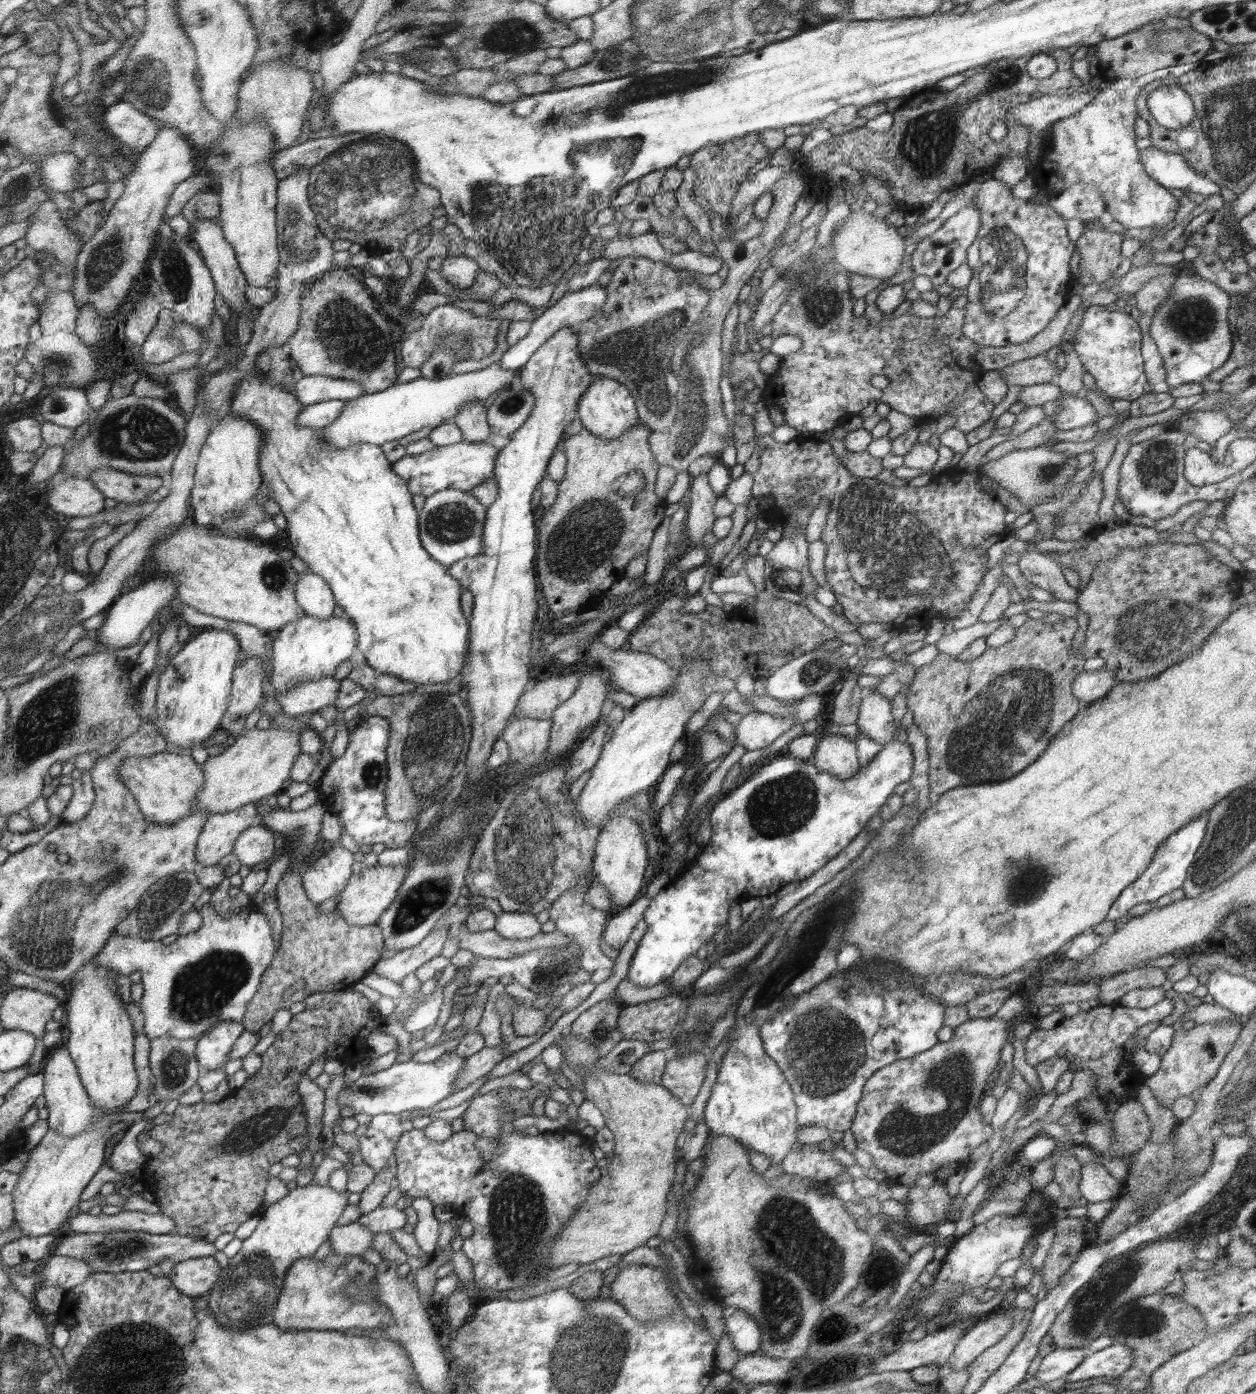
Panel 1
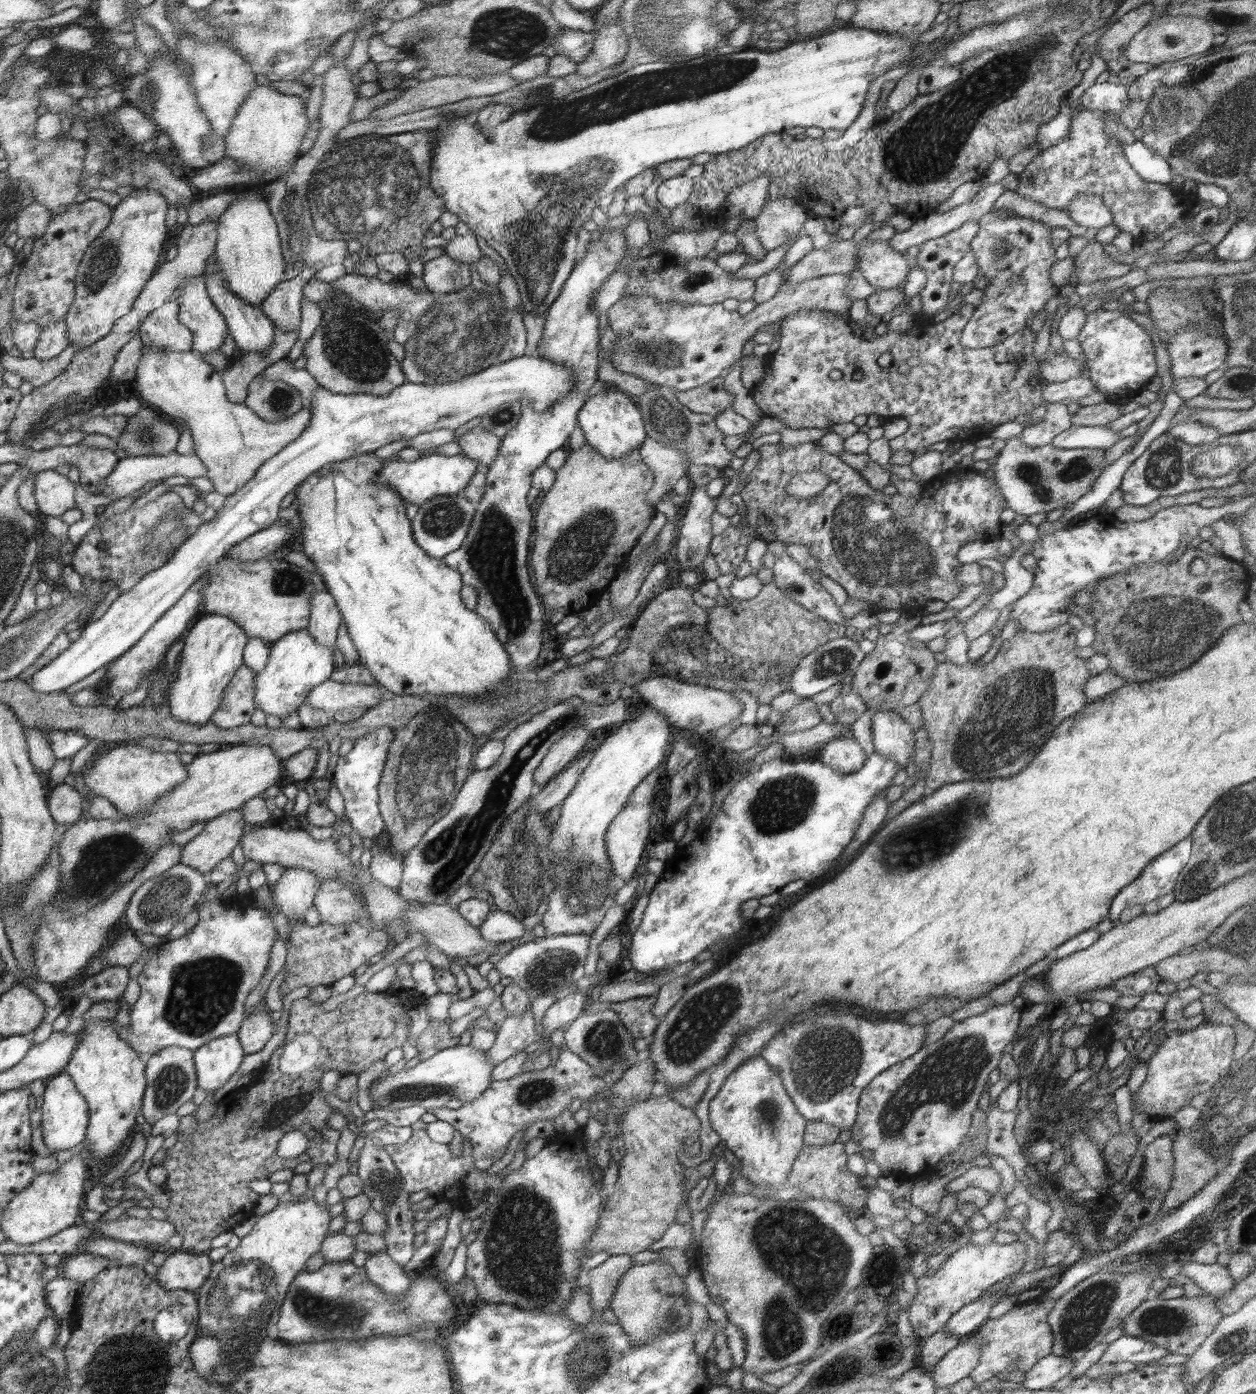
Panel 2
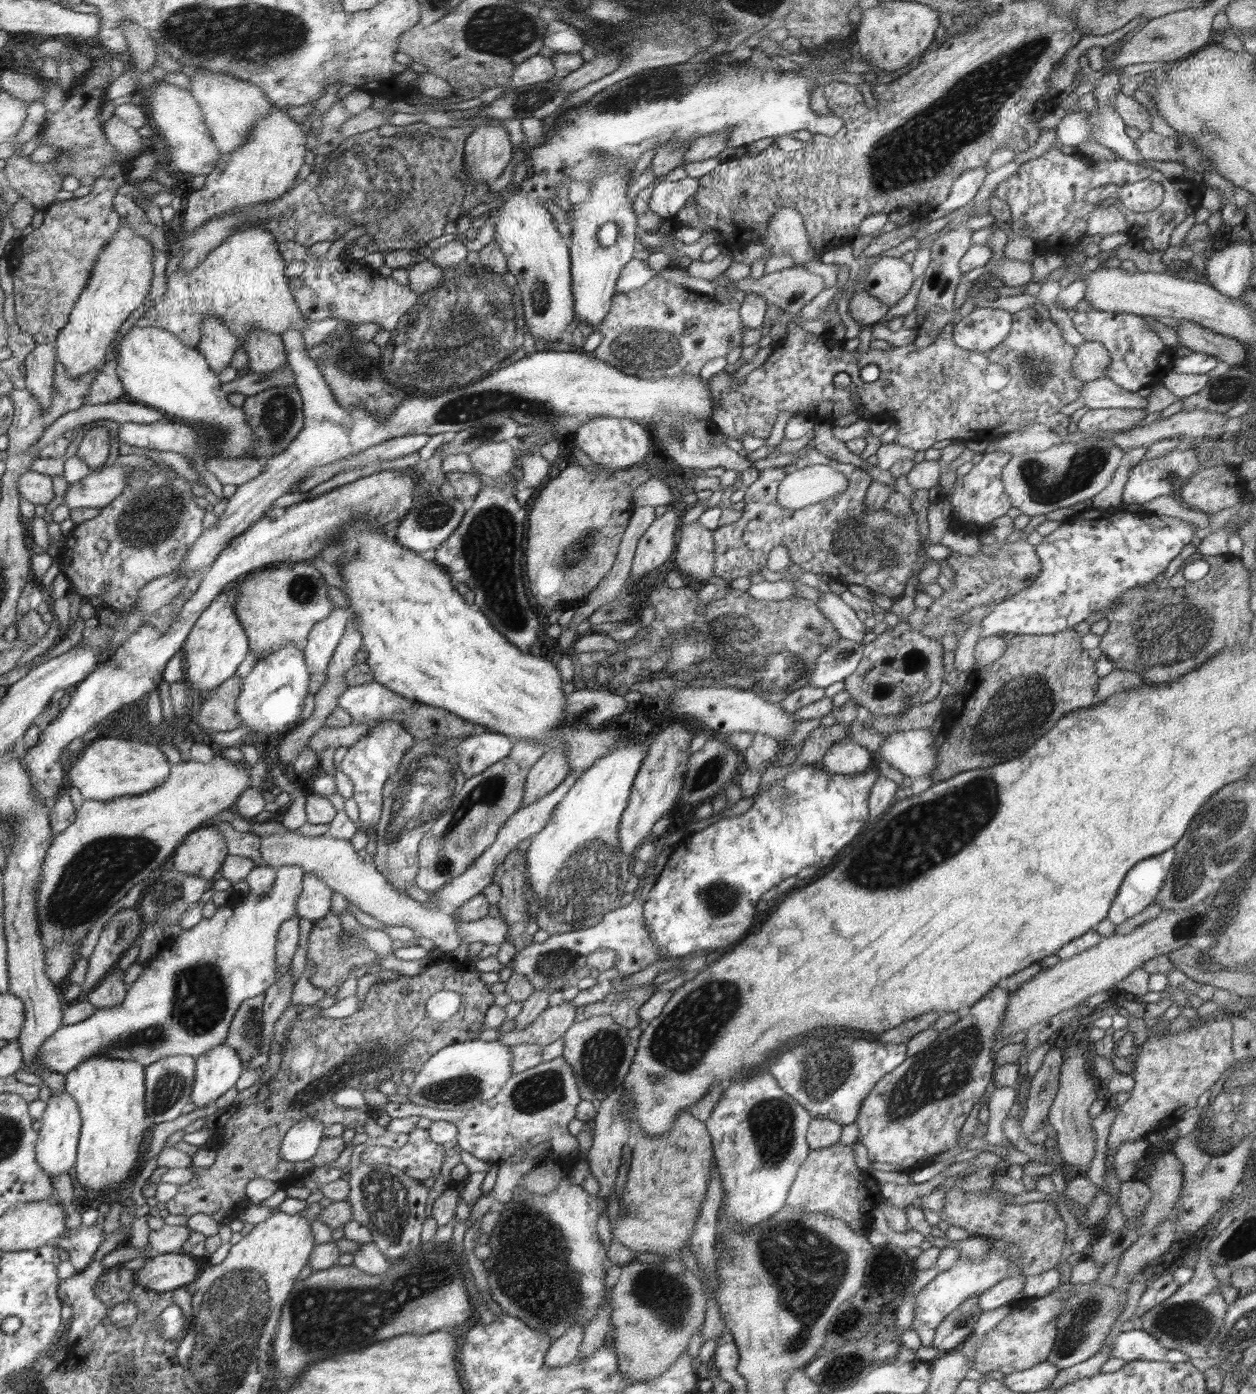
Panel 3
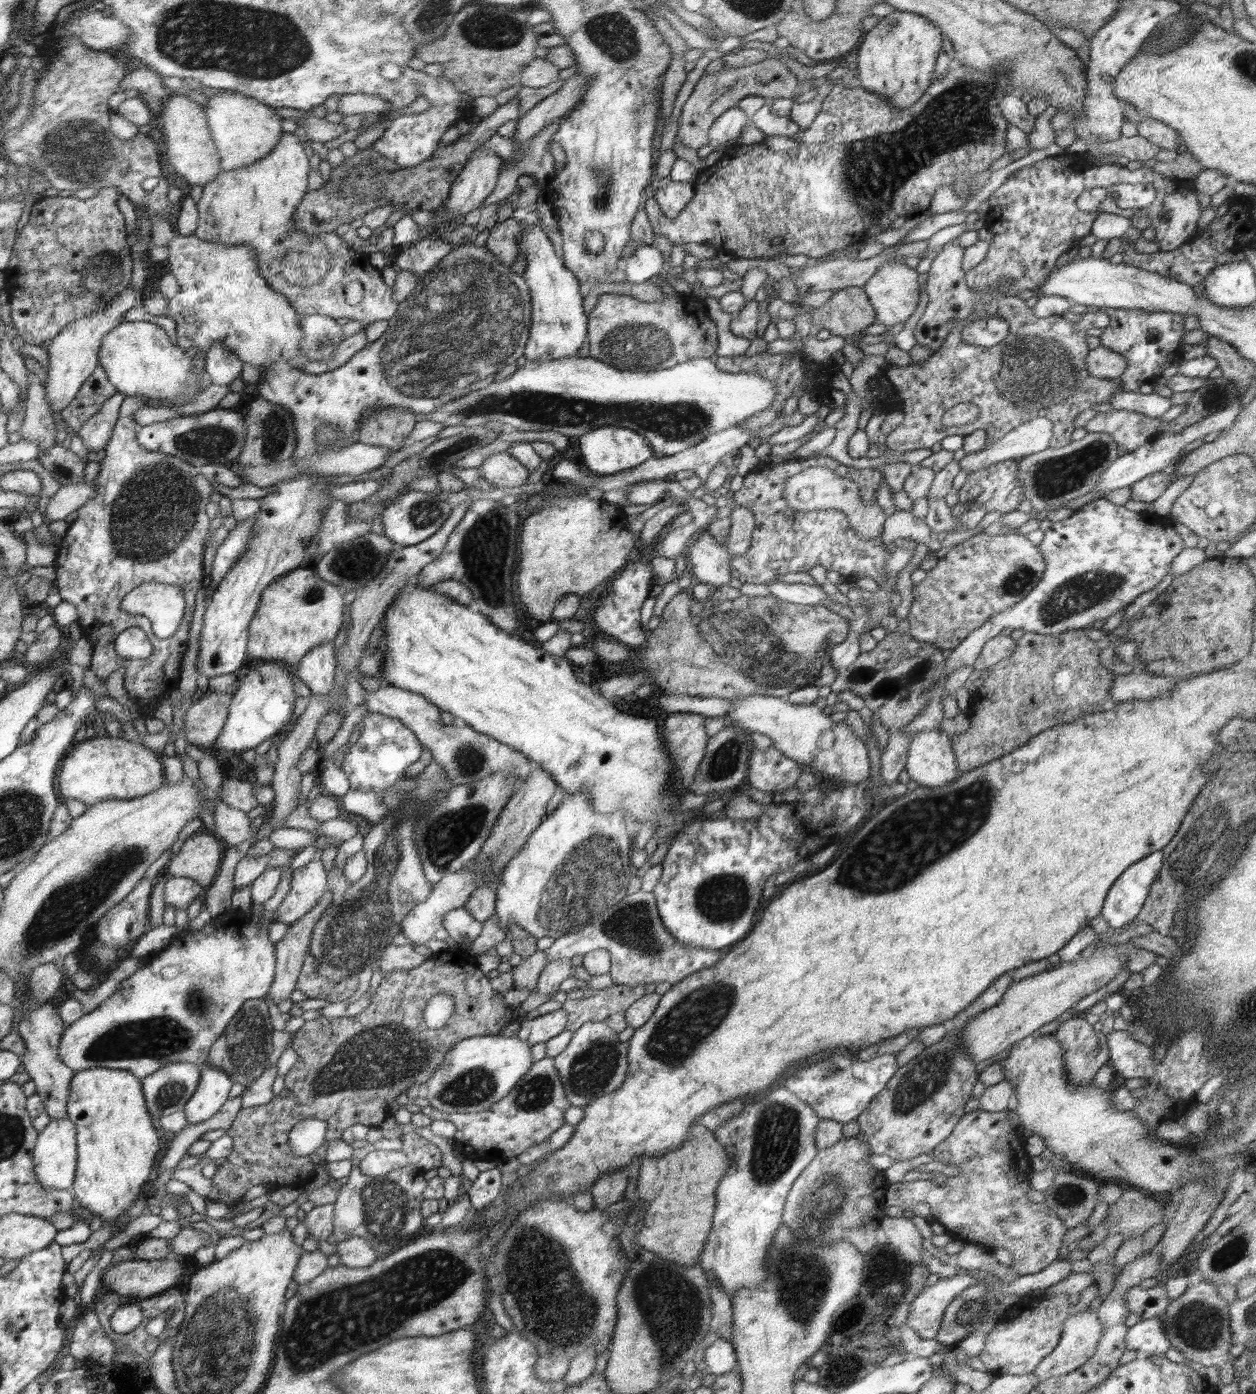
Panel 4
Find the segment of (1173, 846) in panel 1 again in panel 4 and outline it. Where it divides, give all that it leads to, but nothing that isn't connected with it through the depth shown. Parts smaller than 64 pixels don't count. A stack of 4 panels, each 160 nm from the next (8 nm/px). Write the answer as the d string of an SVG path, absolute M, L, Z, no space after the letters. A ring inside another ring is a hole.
M1156 851L1146 856L1137 863L1131 864L1110 887L1102 908L1104 920L1114 929L1124 929L1132 923L1148 896L1150 885L1156 880L1158 871L1164 863L1162 851Z

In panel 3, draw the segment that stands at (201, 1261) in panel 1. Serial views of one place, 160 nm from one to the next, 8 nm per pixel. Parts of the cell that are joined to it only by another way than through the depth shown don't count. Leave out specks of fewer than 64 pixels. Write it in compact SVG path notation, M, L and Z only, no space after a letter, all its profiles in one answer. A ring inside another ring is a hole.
M168 1252L145 1258L145 1264L135 1272L142 1288L162 1293L196 1282L196 1270L200 1274L200 1264L196 1266L190 1254Z

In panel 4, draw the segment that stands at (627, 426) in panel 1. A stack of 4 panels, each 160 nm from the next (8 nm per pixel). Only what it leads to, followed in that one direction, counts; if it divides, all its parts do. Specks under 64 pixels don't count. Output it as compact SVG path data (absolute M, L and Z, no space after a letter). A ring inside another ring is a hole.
M603 427L578 438L584 464L595 475L614 475L627 469L637 468L656 455L648 442L638 433L628 428Z

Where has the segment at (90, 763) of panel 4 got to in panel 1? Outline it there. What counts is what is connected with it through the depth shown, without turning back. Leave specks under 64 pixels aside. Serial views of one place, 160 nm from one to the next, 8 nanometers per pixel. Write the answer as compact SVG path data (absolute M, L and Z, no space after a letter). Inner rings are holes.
M168 751L149 757L130 757L120 766L120 777L126 788L136 796L141 812L150 822L171 822L194 812L197 796L204 788L205 771L191 755Z

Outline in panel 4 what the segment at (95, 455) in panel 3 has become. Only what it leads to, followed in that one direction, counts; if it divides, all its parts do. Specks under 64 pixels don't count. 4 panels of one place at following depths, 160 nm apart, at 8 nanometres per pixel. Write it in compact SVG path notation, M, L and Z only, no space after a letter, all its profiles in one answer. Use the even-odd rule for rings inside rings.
M117 392L112 398L106 400L96 415L82 425L77 436L82 439L88 452L98 452L106 448L113 436L122 401L126 397L127 394Z

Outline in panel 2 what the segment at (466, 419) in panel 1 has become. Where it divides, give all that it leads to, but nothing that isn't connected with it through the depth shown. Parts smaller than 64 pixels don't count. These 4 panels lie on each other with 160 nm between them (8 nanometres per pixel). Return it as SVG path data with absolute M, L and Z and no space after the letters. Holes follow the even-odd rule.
M476 426L460 436L456 442L462 448L464 456L478 462L478 465L486 466L486 470L490 471L496 457L500 455L502 439L482 429L482 426Z

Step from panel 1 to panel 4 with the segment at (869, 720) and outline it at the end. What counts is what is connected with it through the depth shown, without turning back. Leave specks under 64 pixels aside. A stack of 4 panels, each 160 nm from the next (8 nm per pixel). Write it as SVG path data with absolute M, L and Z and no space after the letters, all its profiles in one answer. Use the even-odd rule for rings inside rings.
M941 730L914 733L907 752L905 770L911 776L911 780L926 788L936 788L954 782L961 775L961 772L957 767L951 737Z

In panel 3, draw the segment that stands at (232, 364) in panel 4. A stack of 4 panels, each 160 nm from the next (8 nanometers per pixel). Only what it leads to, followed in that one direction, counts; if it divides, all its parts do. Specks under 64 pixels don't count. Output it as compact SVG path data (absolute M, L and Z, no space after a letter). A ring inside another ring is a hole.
M209 316L205 319L203 331L196 347L205 355L209 367L219 375L224 368L230 366L230 360L240 346L239 338L230 332L224 320Z

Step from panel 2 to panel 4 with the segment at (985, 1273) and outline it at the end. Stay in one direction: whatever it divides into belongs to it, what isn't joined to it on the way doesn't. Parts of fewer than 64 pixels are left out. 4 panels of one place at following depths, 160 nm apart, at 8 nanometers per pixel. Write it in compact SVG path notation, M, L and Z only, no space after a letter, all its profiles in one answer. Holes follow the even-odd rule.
M964 1273L942 1278L932 1286L924 1285L910 1303L906 1325L917 1332L920 1338L934 1339L940 1330L946 1307L960 1292L978 1283L992 1288L992 1285Z

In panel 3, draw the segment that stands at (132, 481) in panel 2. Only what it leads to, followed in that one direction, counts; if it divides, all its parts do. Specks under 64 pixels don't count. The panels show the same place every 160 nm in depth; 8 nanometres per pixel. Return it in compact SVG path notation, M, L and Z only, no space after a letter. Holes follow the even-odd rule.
M219 457L205 460L204 468L212 472L223 486L240 487L258 478L262 474L264 465L258 460L246 460L246 458L226 460L226 458ZM118 461L110 467L104 467L101 471L91 472L78 484L68 485L63 504L69 509L102 509L109 506L128 486L130 469L128 466L122 468Z

